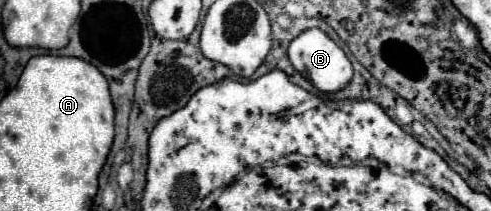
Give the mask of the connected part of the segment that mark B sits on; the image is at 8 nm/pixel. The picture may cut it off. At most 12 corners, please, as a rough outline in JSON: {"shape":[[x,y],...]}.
{"shape":[[320,28],[300,32],[288,58],[320,92],[352,80],[348,56]]}

